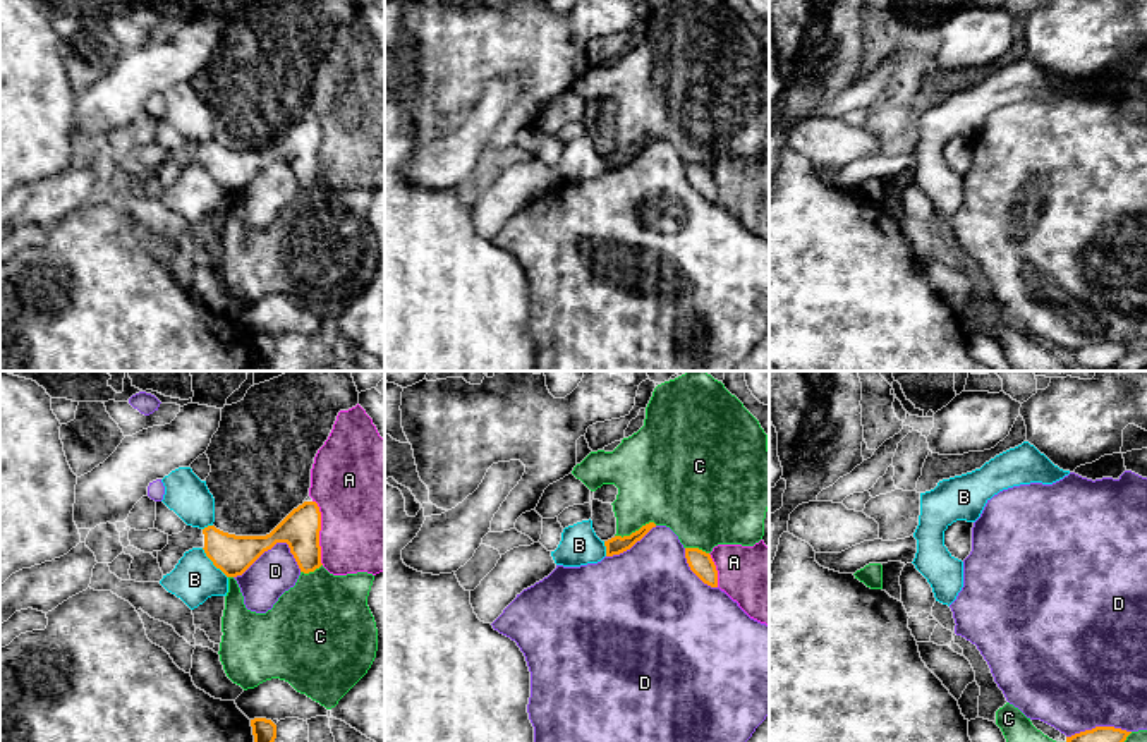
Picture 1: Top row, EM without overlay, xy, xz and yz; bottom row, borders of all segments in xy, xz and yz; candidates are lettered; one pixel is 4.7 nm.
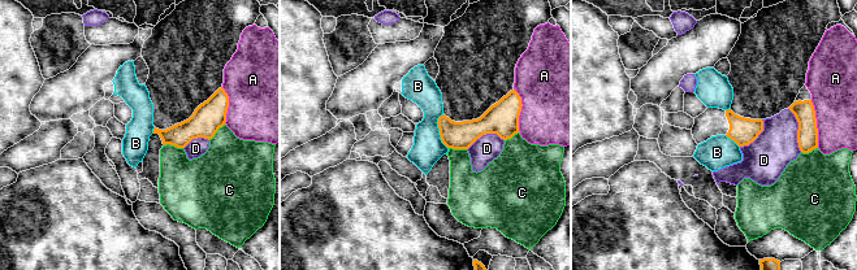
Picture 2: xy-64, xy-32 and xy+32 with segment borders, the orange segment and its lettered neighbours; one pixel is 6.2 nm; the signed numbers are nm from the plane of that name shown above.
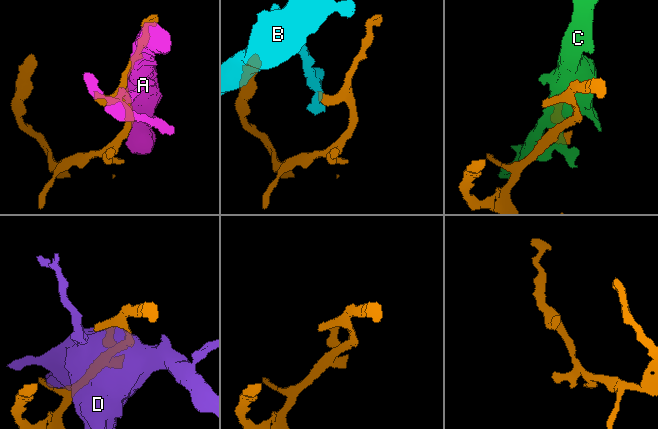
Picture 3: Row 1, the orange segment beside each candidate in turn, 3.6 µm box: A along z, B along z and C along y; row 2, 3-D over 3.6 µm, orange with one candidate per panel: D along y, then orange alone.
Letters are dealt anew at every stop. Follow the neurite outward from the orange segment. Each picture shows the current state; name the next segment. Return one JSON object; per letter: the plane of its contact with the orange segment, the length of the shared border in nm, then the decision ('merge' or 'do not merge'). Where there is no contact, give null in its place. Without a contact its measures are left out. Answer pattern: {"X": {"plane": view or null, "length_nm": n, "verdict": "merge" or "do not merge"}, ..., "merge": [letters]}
{"A": {"plane": "xy", "length_nm": 300, "verdict": "do not merge"}, "B": {"plane": "xy", "length_nm": 190, "verdict": "do not merge"}, "C": {"plane": "xz", "length_nm": 200, "verdict": "do not merge"}, "D": {"plane": "xy", "length_nm": 320, "verdict": "do not merge"}, "merge": []}

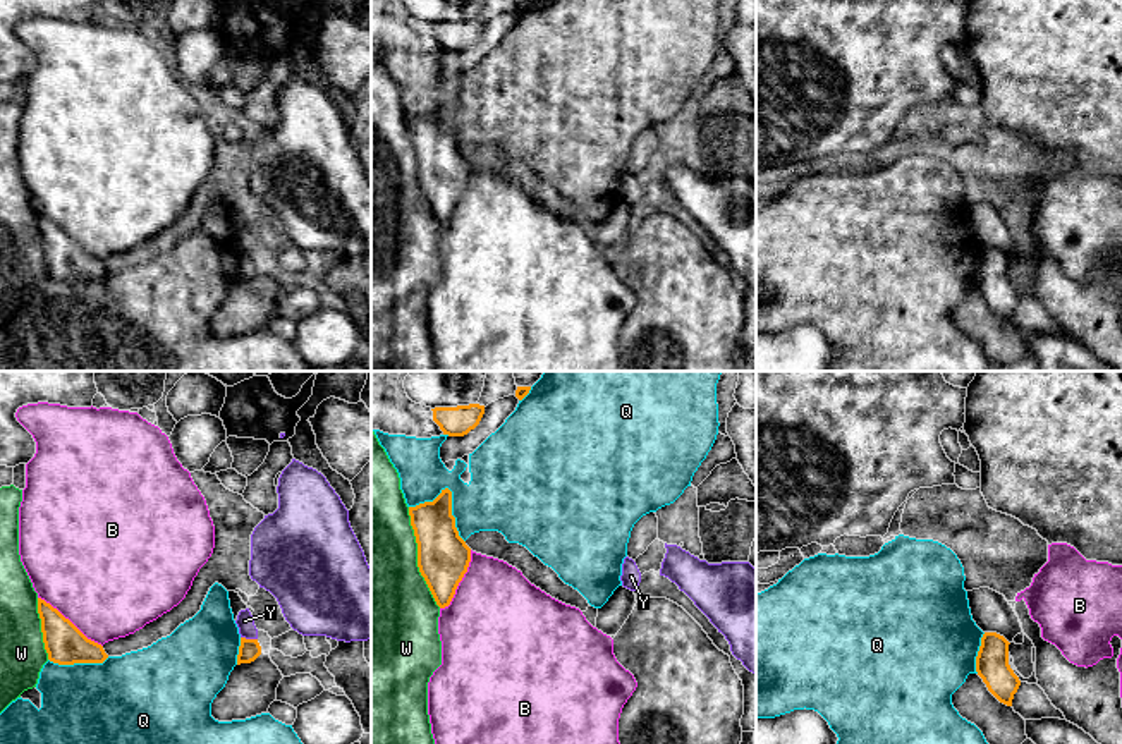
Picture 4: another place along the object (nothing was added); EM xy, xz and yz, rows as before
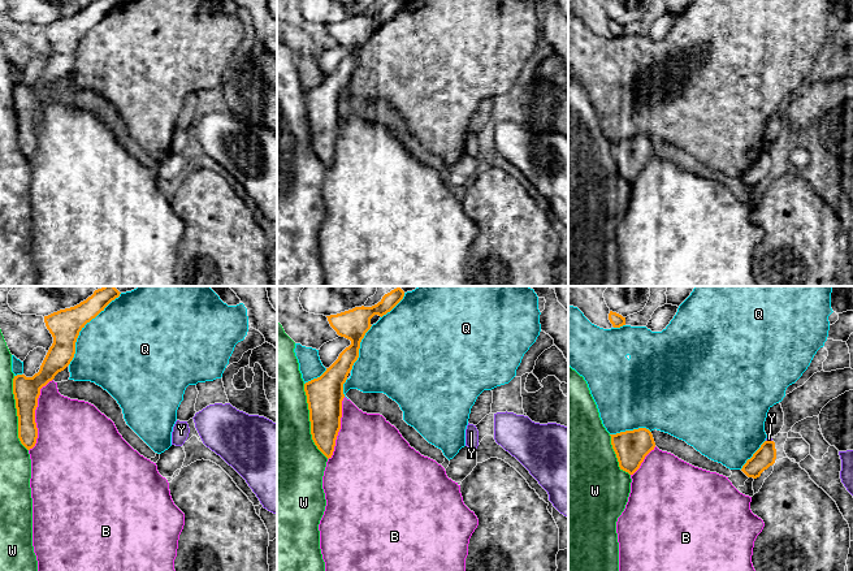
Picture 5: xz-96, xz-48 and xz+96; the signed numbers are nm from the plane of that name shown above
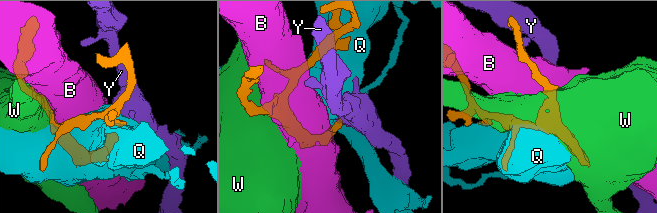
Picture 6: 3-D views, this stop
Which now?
{"B": {"plane": "xy", "length_nm": 380, "verdict": "do not merge"}, "Q": {"plane": "xz", "length_nm": 320, "verdict": "do not merge"}, "W": {"plane": "xz", "length_nm": 500, "verdict": "do not merge"}, "Y": {"plane": "xy", "length_nm": 80, "verdict": "do not merge"}, "merge": []}

